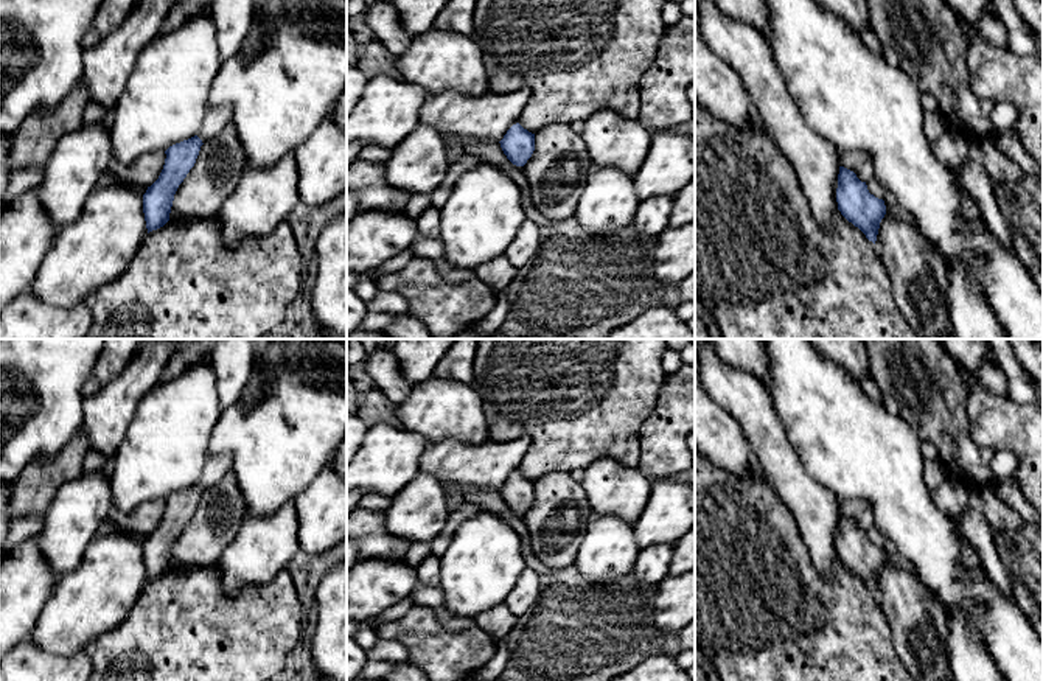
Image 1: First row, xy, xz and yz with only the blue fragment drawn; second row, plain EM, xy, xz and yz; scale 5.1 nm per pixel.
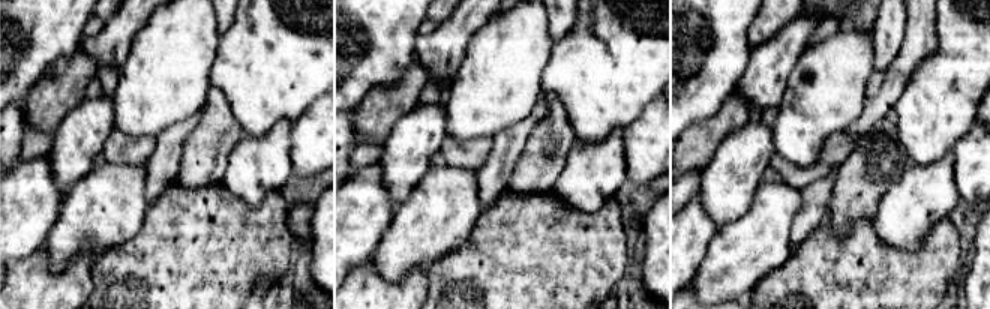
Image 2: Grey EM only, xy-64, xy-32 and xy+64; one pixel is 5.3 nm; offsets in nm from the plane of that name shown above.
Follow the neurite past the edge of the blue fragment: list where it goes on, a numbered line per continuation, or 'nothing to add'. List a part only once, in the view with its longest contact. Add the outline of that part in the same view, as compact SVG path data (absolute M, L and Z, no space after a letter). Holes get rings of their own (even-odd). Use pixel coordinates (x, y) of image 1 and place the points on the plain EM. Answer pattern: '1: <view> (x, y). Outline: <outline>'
1: xy (216, 467). Outline: M230 452L210 456L204 465L197 485L205 491L219 484L232 468L233 457Z

